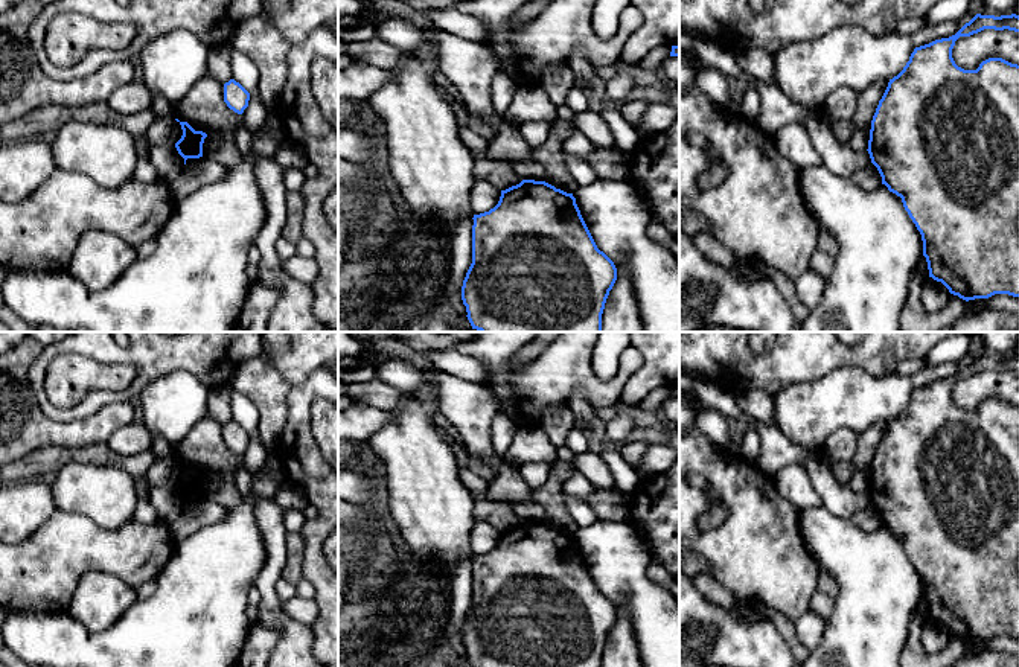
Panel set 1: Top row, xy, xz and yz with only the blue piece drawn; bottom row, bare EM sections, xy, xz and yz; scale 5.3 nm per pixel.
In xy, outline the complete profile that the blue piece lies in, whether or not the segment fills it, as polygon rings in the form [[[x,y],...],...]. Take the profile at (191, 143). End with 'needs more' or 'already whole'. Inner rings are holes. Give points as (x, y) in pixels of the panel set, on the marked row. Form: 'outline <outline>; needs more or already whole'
outline [[[180,122],[183,136],[175,143],[178,154],[184,158],[184,164],[187,158],[200,158],[203,157],[203,143],[207,137],[203,131],[195,131],[187,122]]]; already whole

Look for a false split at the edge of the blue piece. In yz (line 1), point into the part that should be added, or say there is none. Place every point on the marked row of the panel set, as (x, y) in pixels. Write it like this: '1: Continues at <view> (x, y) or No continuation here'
1: No continuation here

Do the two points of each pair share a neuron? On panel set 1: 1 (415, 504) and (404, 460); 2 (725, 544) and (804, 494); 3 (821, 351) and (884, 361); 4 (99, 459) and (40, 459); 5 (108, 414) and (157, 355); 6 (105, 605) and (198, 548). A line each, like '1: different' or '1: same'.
1: same
2: different
3: same
4: same
5: different
6: different

